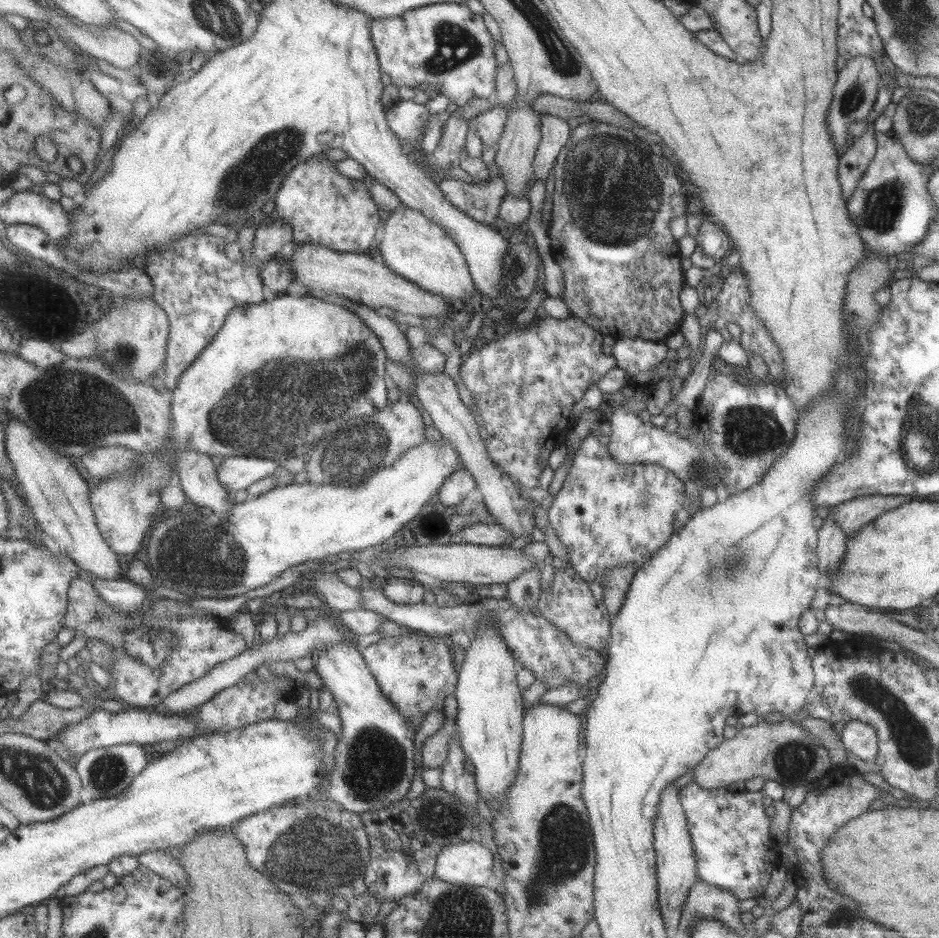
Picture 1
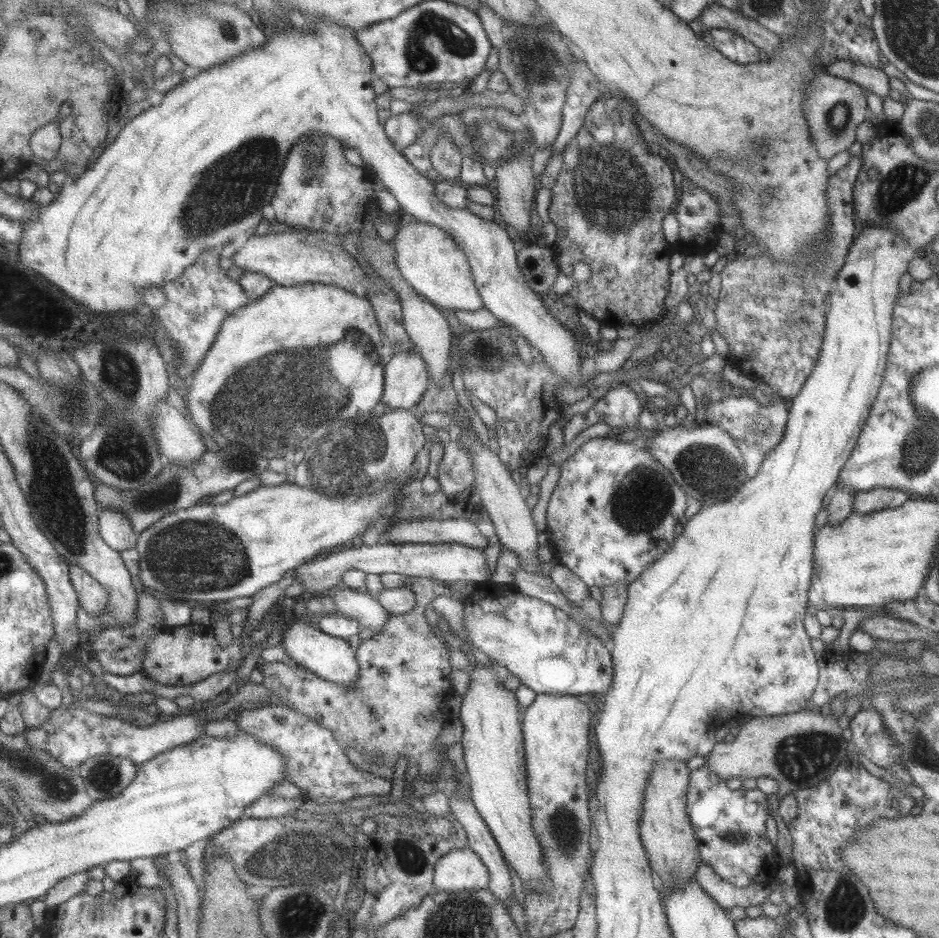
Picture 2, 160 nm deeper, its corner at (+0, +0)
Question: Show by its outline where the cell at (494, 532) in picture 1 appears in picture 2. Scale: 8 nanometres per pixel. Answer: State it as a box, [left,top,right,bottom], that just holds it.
[388,517,488,548]

